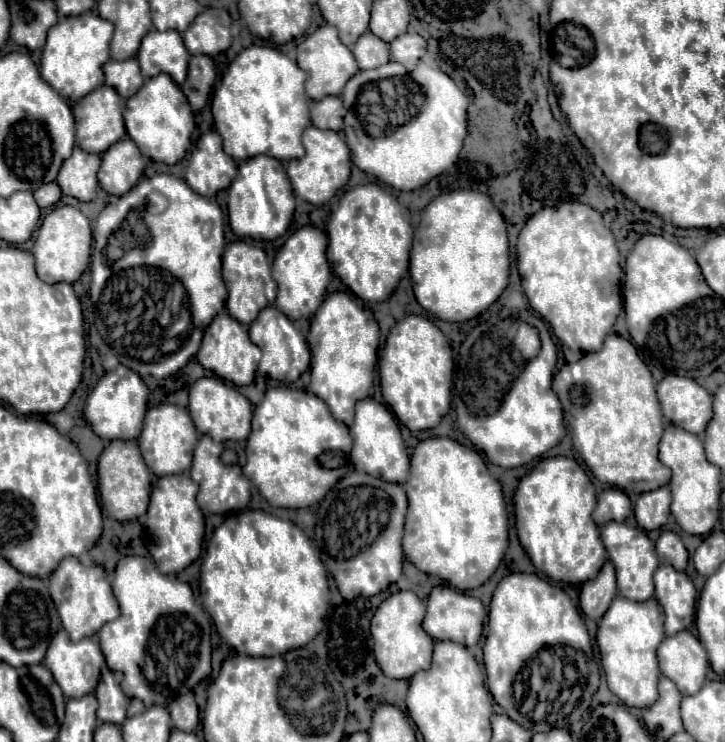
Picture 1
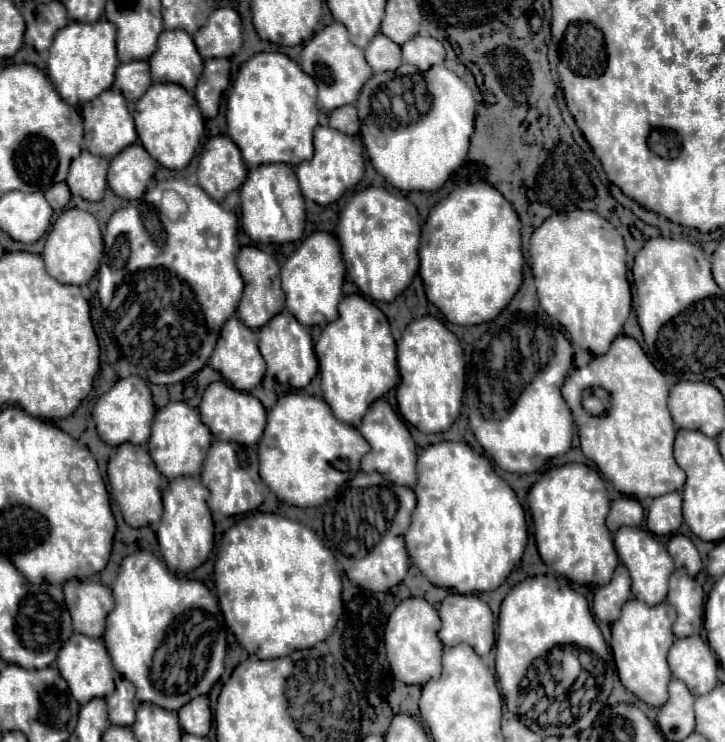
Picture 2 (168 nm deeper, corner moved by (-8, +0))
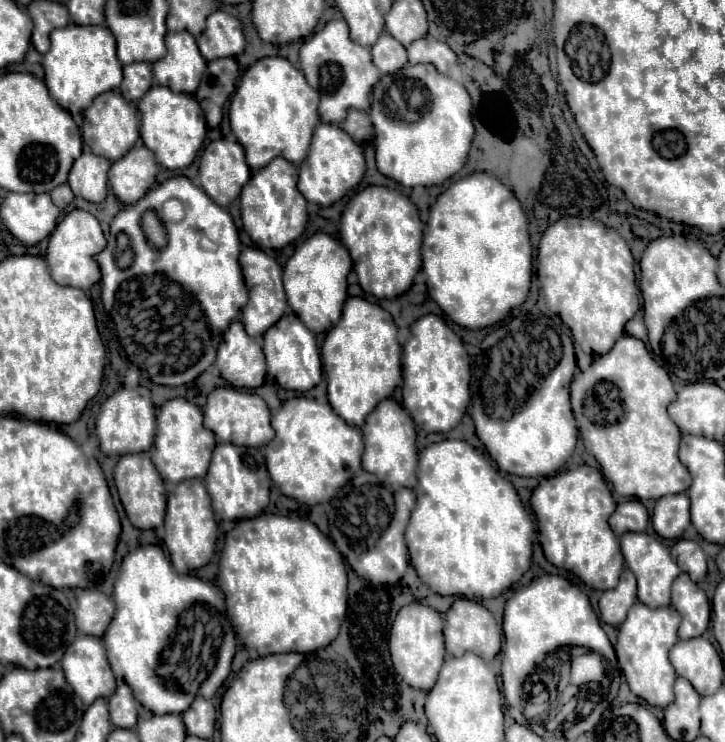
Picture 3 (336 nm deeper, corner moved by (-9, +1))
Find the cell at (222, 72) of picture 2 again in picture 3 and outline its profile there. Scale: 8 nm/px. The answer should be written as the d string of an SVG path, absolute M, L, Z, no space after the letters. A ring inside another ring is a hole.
M217 58L209 62L207 74L203 74L203 82L195 92L201 110L205 112L205 120L209 128L217 128L223 114L223 104L235 90L235 78L239 74L239 66L235 58Z

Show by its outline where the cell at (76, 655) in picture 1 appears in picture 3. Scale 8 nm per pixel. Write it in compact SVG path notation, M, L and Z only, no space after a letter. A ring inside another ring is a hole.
M77 634L77 638L71 642L71 646L67 646L61 664L63 664L63 672L65 672L67 682L71 684L75 694L79 694L79 698L83 700L85 706L95 702L97 698L111 696L111 692L115 690L115 676L113 676L111 666L107 662L107 654L105 654L105 646L103 646L101 638Z

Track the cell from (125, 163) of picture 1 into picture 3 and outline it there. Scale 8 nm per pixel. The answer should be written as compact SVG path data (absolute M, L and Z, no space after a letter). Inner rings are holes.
M135 146L121 160L111 164L108 185L123 204L135 204L155 184L155 176L155 156L145 146Z

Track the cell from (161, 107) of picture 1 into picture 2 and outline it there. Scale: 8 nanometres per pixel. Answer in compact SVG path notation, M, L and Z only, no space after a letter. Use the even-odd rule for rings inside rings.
M154 83L134 107L134 123L138 137L146 151L162 167L168 169L186 169L200 145L204 133L204 117L198 111L198 103L190 91L178 87L176 83Z

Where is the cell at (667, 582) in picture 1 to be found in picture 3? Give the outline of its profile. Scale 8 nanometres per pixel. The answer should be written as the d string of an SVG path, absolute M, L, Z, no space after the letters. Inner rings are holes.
M681 572L673 582L671 592L671 604L681 614L681 626L679 626L679 638L695 638L701 636L709 626L709 600L705 592L691 582L691 578Z

